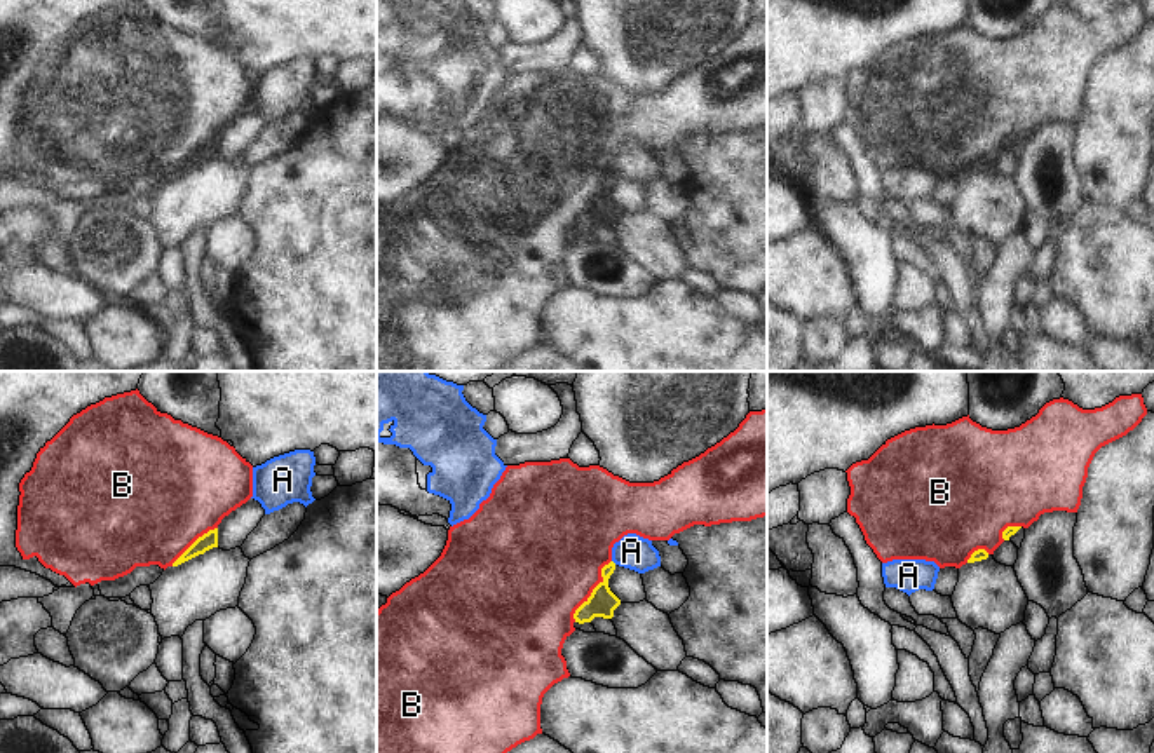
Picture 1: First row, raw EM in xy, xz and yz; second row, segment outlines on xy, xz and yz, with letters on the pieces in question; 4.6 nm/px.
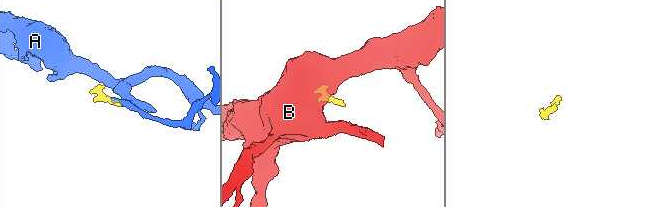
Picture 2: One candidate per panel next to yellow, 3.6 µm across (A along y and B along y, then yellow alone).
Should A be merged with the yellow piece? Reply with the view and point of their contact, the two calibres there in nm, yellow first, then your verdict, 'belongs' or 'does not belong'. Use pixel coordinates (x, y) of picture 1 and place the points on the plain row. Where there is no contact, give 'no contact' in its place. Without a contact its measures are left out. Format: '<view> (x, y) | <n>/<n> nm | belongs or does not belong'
no contact | does not belong

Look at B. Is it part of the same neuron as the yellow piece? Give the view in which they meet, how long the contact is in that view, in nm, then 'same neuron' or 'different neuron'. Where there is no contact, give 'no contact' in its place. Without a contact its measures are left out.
meets yellow in xz; contact 340 nm long; same neuron

